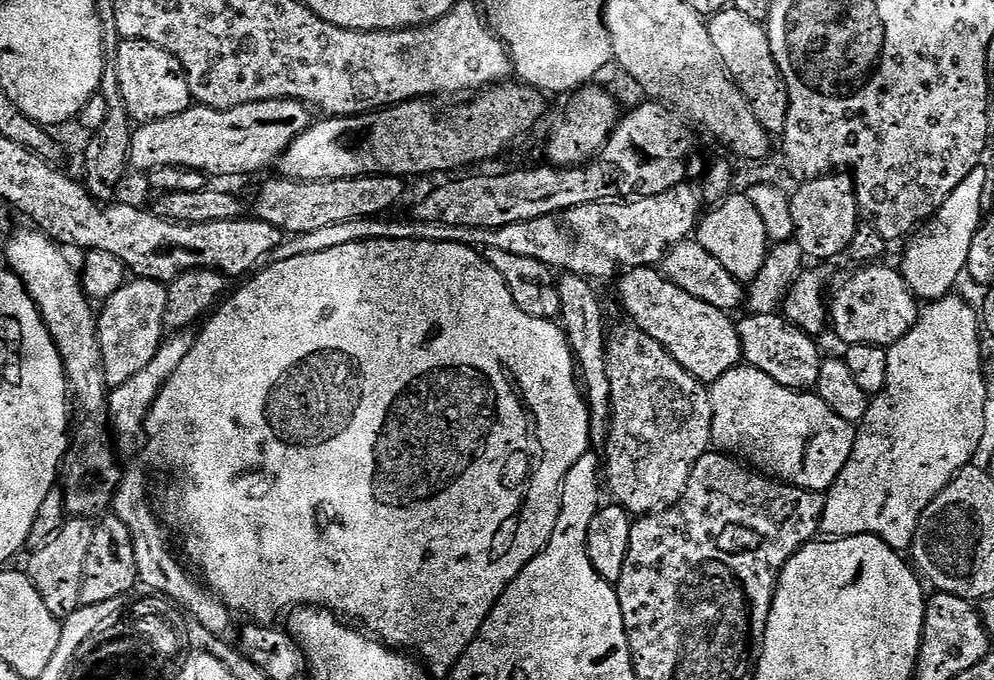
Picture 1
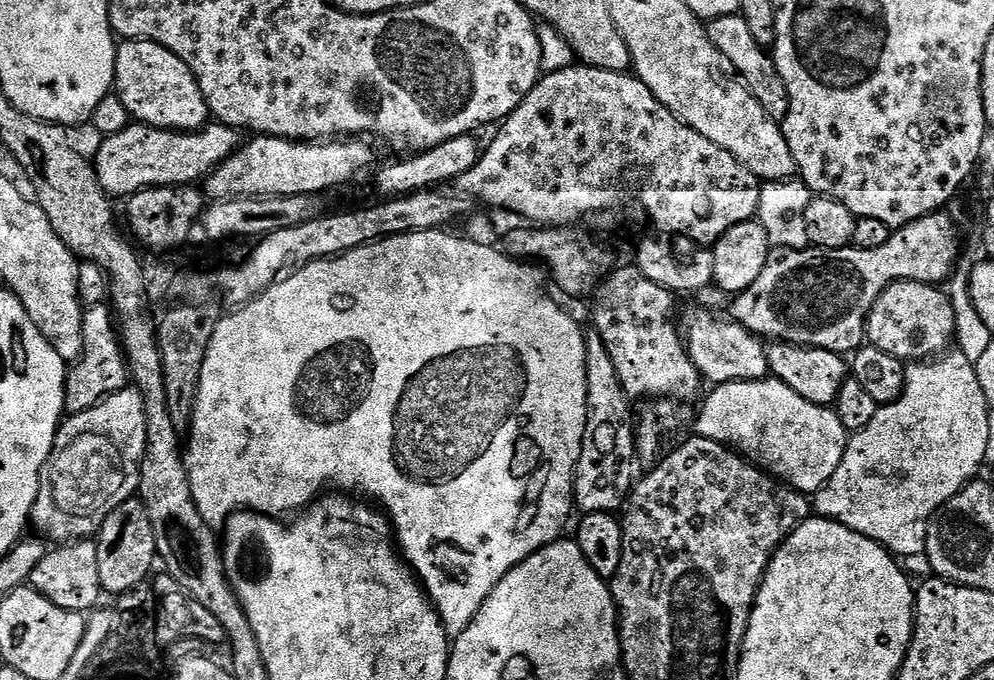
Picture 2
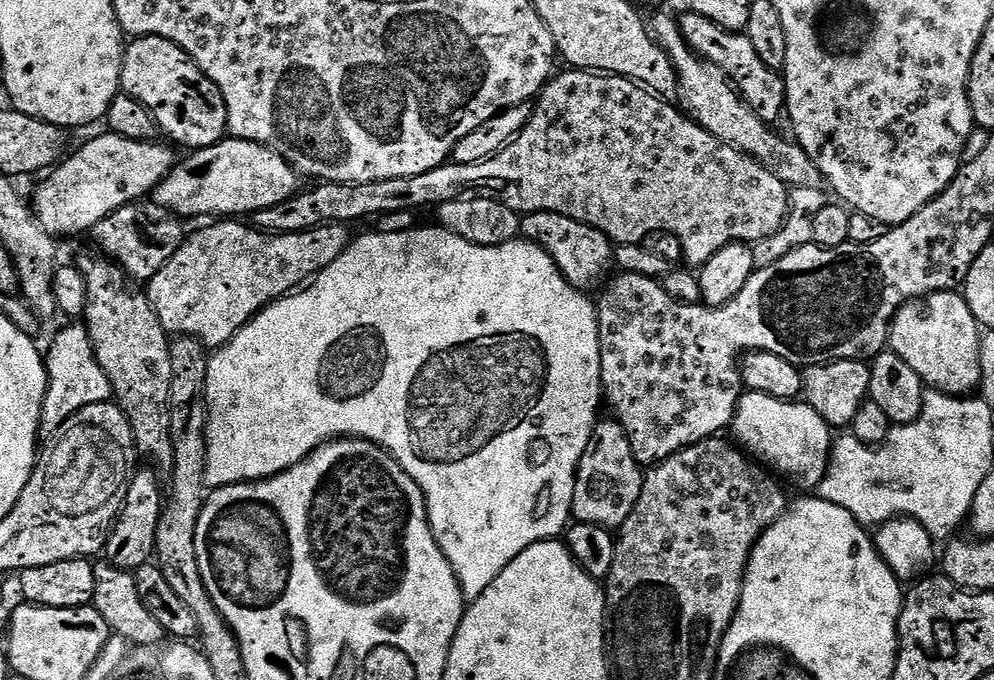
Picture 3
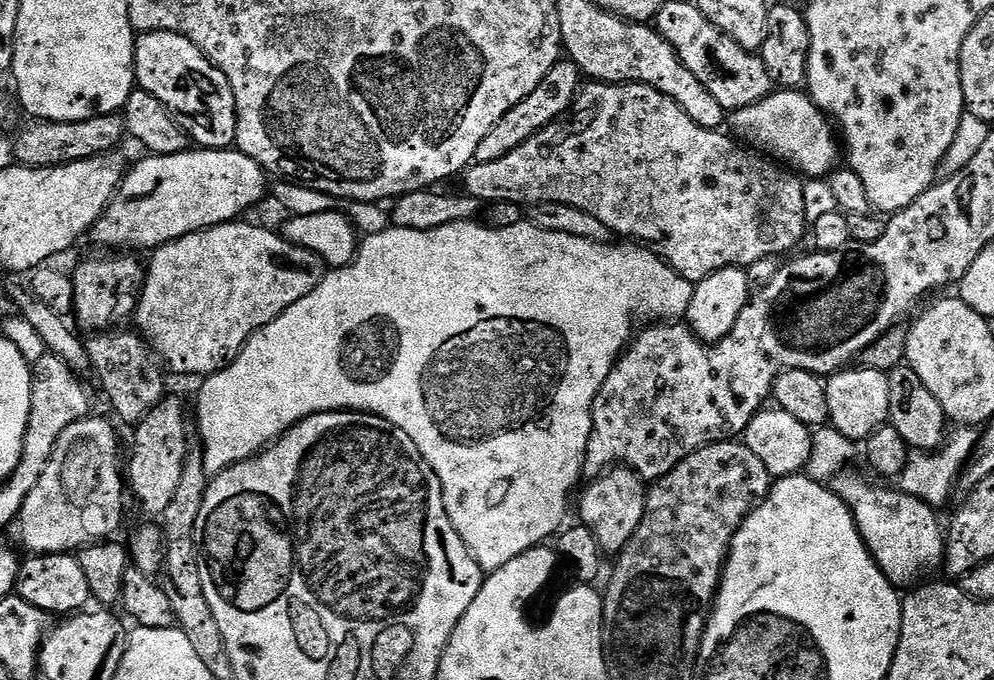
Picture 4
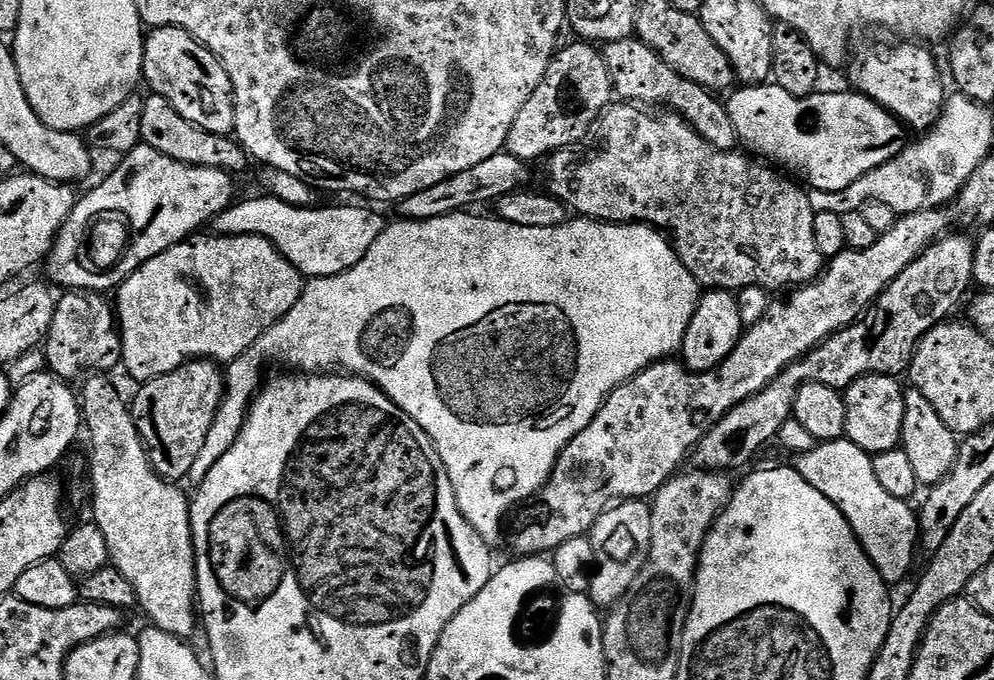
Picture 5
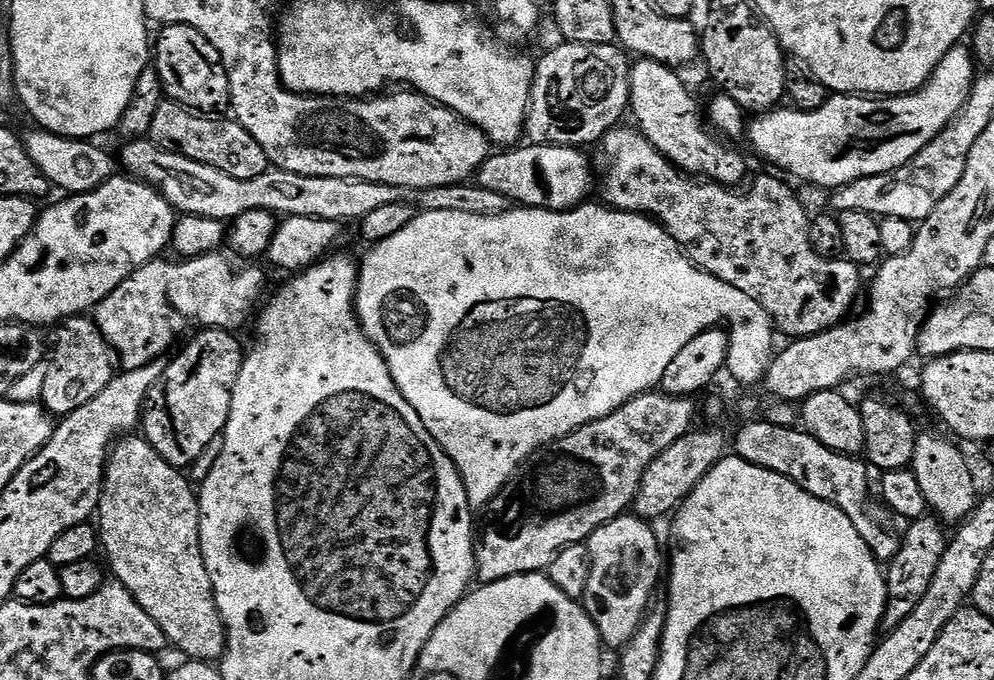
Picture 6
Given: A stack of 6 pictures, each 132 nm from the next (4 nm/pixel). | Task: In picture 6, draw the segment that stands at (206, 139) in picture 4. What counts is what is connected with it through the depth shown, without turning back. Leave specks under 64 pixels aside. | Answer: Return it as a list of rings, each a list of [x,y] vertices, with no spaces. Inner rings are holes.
[[[169,24],[163,29],[160,37],[154,40],[154,65],[161,76],[164,87],[163,95],[185,108],[212,114],[229,103],[228,75],[222,66],[222,57],[214,46],[194,26]]]

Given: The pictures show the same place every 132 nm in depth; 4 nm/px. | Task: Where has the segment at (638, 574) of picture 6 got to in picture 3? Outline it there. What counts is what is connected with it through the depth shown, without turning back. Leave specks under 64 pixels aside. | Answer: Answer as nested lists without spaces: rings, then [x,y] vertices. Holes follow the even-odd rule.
[[[615,418],[601,419],[592,431],[590,442],[580,459],[572,499],[572,516],[581,524],[597,524],[609,530],[619,529],[630,518],[642,494],[645,473],[634,458],[626,430]]]

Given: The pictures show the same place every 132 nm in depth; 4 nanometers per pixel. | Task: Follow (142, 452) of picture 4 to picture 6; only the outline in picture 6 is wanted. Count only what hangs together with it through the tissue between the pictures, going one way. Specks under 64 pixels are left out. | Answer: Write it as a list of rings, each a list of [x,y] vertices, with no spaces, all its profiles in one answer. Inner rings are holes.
[[[205,328],[195,333],[197,336],[167,363],[164,369],[164,379],[160,381],[158,385],[158,396],[160,392],[160,400],[153,399],[151,403],[145,407],[142,417],[142,435],[145,440],[148,441],[150,446],[154,446],[154,450],[158,450],[158,454],[166,462],[170,462],[175,468],[181,470],[191,469],[192,465],[196,463],[198,458],[202,458],[202,454],[207,450],[210,445],[217,443],[221,439],[226,422],[230,418],[230,402],[232,401],[232,395],[234,394],[234,386],[238,382],[238,374],[242,374],[242,366],[244,365],[244,358],[246,355],[245,345],[240,345],[240,340],[235,331],[226,328]]]

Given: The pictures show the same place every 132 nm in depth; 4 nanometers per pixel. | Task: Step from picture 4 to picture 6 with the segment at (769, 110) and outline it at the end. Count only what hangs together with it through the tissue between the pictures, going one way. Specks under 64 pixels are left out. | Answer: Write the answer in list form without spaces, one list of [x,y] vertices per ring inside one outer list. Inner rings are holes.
[[[964,46],[951,48],[938,62],[938,66],[932,71],[923,88],[916,92],[909,92],[907,96],[881,96],[873,98],[863,94],[832,94],[825,104],[816,110],[802,112],[795,106],[777,107],[770,112],[759,113],[756,120],[747,125],[746,140],[752,143],[752,148],[764,160],[769,160],[776,169],[789,177],[797,176],[808,184],[817,184],[820,188],[835,190],[845,188],[867,176],[877,176],[898,170],[906,166],[919,154],[942,130],[946,130],[952,121],[964,111],[968,99],[972,93],[972,86],[976,83],[978,68],[974,63],[974,56]]]

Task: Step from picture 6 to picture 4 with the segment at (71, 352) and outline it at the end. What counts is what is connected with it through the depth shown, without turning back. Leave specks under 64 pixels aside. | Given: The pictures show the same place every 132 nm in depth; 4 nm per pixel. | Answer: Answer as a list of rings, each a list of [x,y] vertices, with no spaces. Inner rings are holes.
[[[96,254],[93,260],[84,260],[71,273],[74,286],[72,312],[74,324],[81,333],[99,334],[115,329],[123,320],[131,321],[140,301],[140,290],[146,268],[132,254]],[[84,331],[84,332],[83,332]]]

